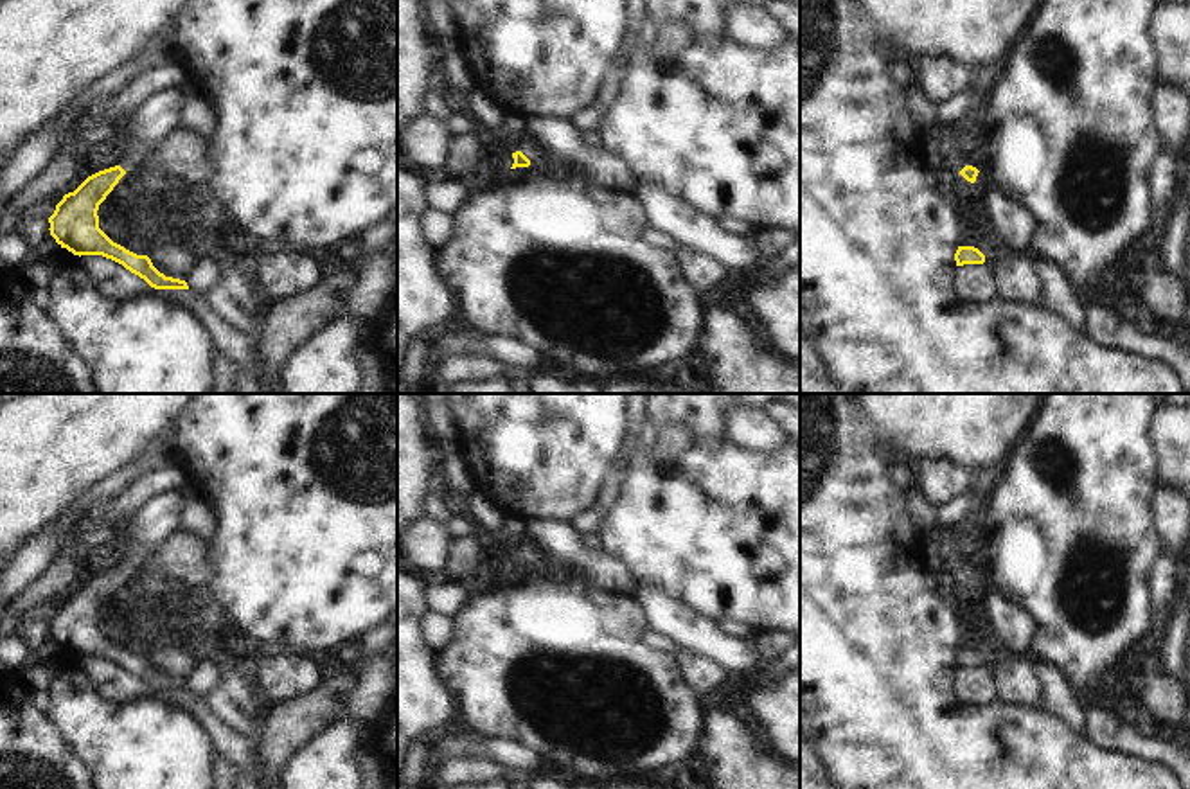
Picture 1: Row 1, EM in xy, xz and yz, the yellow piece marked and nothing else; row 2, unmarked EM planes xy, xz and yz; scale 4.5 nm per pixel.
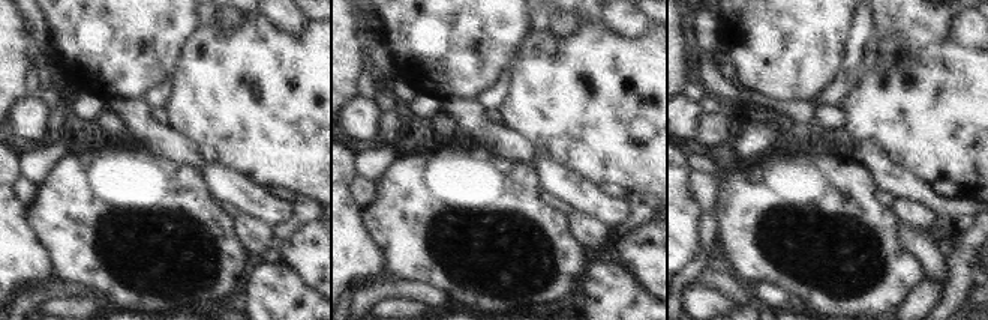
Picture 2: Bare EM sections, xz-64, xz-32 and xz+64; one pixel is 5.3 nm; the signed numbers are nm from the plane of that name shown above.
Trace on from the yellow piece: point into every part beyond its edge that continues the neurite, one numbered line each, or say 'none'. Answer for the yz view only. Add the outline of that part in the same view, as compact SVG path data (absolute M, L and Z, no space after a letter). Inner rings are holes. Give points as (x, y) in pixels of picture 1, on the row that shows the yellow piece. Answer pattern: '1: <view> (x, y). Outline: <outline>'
1: yz (948, 137). Outline: M937 120L933 126L922 131L926 144L938 144L944 147L946 167L951 167L958 173L967 165L962 160L964 147L960 144L964 126L965 124L944 126L940 120Z

